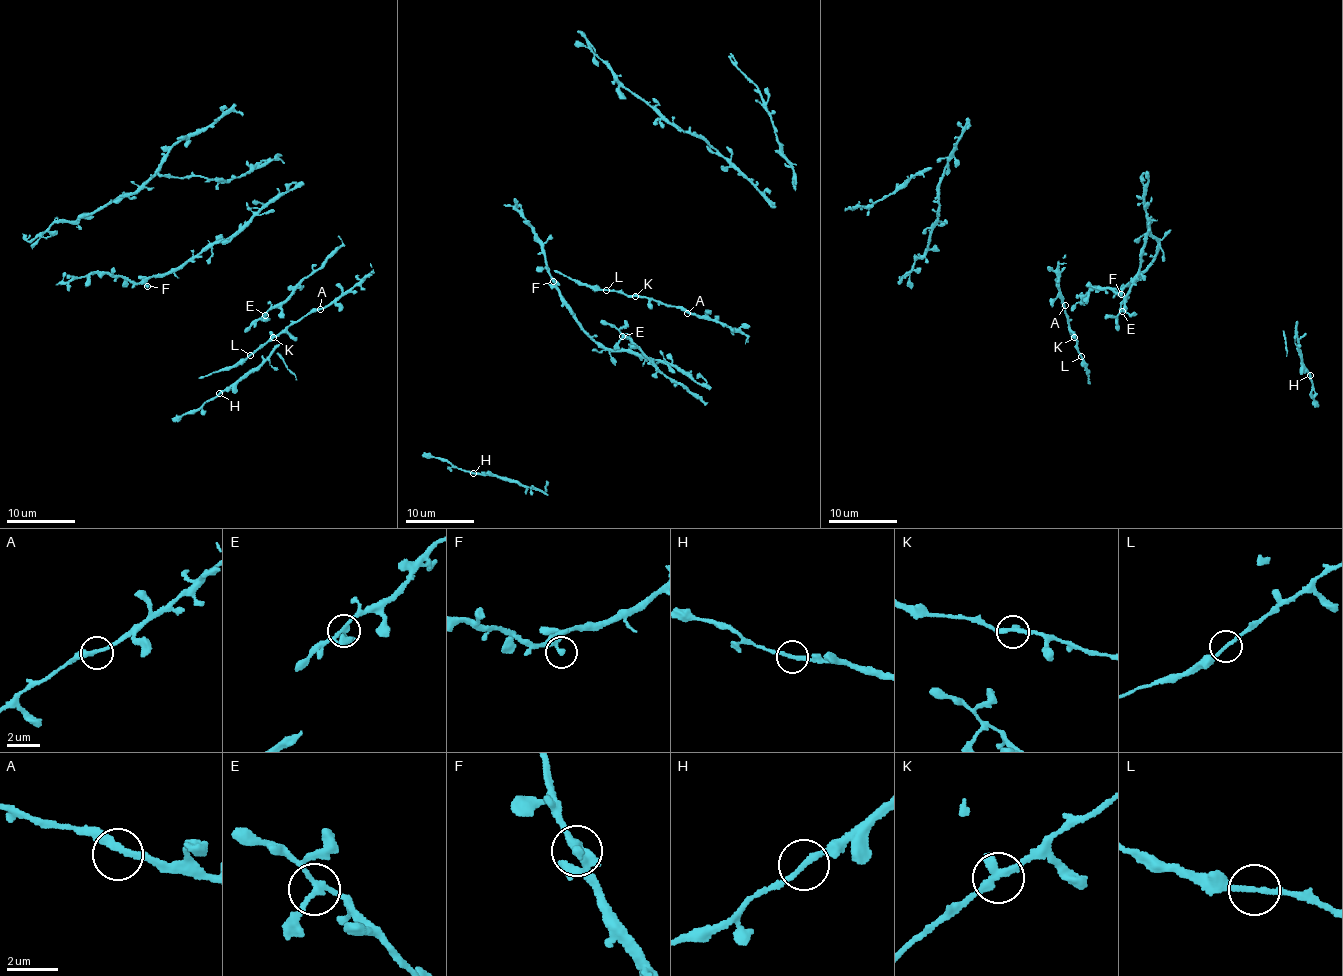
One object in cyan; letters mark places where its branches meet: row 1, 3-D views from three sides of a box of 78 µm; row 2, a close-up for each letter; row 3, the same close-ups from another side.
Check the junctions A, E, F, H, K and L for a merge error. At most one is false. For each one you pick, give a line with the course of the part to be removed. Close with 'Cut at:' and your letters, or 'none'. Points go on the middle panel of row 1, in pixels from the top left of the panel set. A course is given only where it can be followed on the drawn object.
Cut at: none

